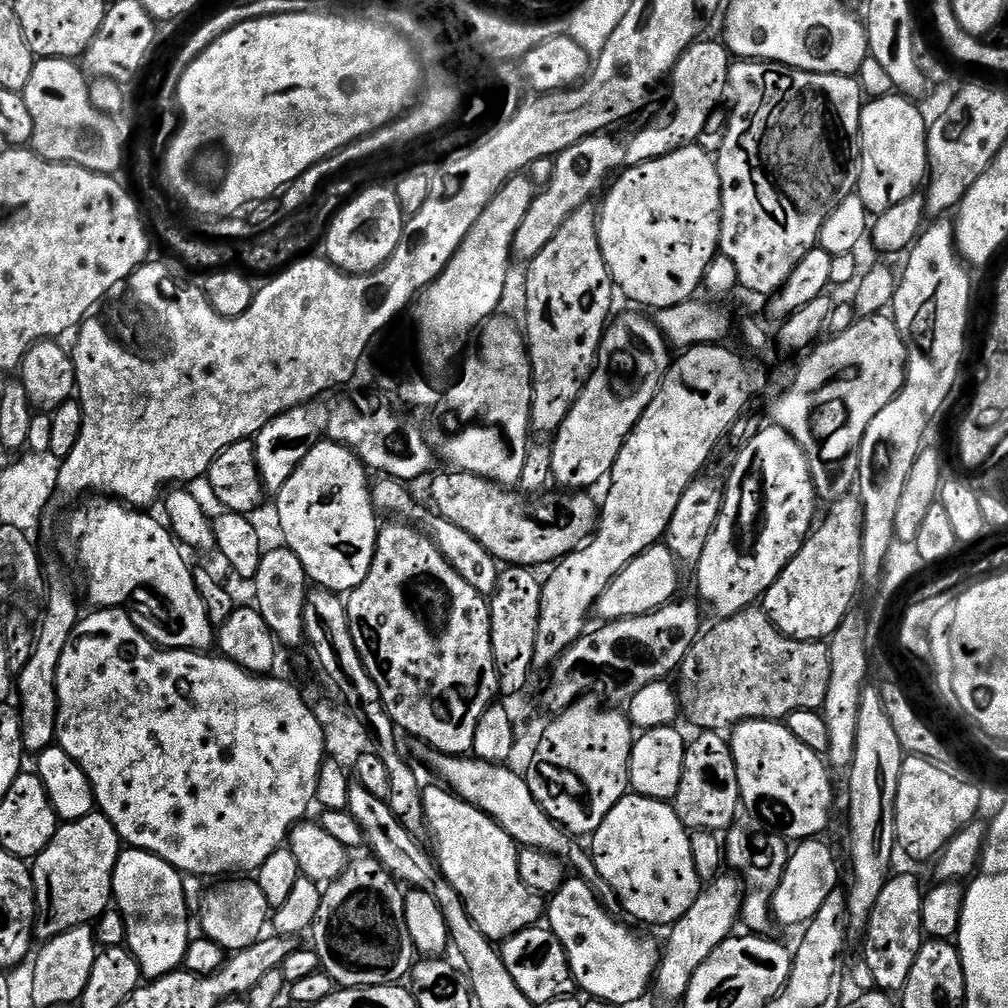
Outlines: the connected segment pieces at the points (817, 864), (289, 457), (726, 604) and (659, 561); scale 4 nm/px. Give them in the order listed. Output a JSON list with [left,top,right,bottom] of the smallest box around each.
[[772,838,840,925],[254,402,329,493],[694,427,818,618],[595,542,681,622]]

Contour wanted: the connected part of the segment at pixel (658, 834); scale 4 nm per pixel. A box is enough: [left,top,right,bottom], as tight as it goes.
[590,796,702,924]

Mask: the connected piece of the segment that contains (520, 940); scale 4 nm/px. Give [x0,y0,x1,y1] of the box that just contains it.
[500,926,577,1006]

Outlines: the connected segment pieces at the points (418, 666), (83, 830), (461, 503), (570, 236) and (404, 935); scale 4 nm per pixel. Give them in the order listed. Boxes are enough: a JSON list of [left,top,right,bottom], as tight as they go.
[[346,522,500,756],[31,814,122,942],[431,471,598,569],[524,203,614,434],[310,858,418,988]]

